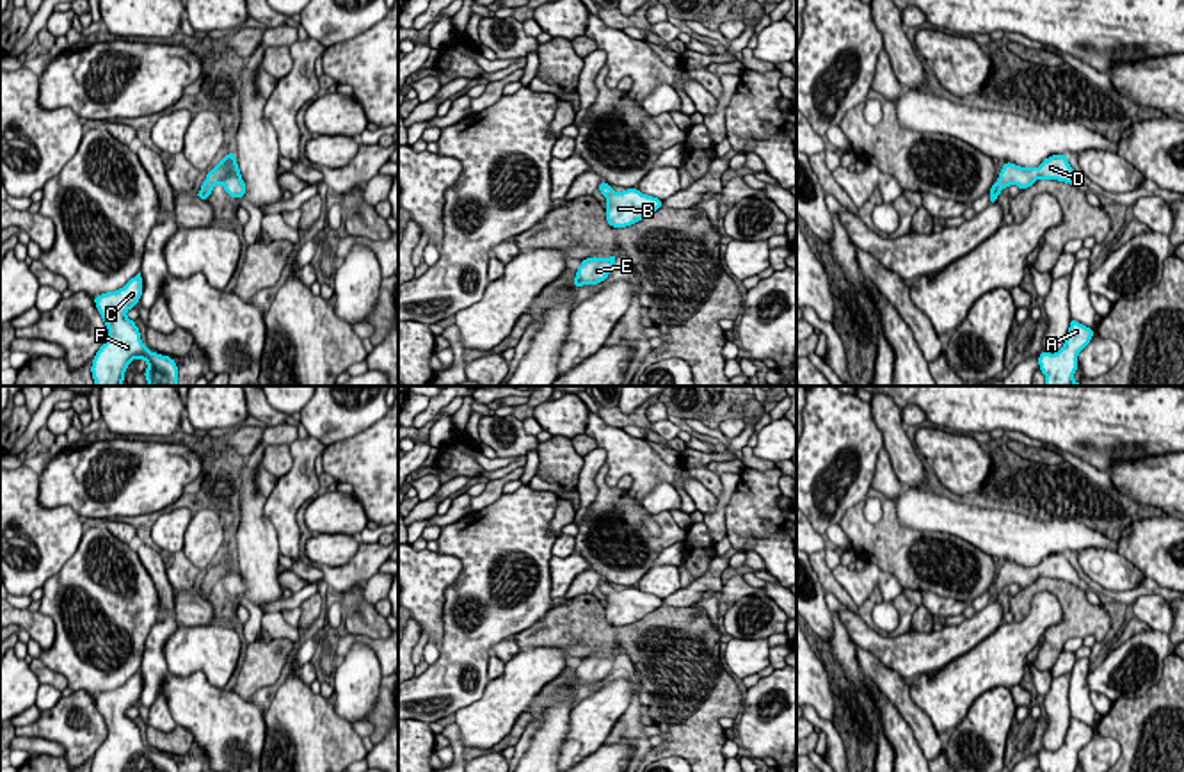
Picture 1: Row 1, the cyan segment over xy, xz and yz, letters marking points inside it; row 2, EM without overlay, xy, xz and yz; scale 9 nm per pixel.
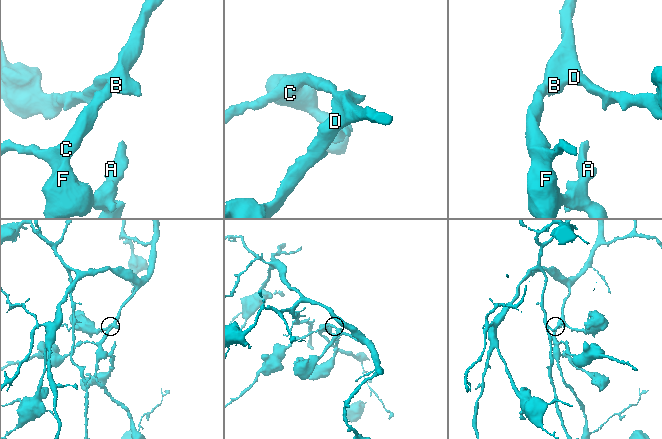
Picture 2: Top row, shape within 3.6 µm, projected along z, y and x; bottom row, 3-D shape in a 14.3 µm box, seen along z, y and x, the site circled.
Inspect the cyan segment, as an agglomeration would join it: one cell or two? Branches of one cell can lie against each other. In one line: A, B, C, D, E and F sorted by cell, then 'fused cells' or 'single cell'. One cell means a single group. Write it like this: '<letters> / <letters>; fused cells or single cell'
A B C D E F; single cell

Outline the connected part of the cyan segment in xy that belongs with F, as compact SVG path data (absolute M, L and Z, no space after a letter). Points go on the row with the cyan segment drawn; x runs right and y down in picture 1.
M133 276L123 288L94 297L108 336L92 358L94 386L123 386L124 372L133 359L144 359L148 386L178 386L178 365L172 358L151 352L140 340L139 327L126 317L142 295L142 276Z

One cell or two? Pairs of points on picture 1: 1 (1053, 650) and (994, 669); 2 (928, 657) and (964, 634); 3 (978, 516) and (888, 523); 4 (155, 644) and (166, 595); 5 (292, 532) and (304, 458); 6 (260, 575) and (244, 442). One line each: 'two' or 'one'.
1: two
2: one
3: two
4: one
5: one
6: two

